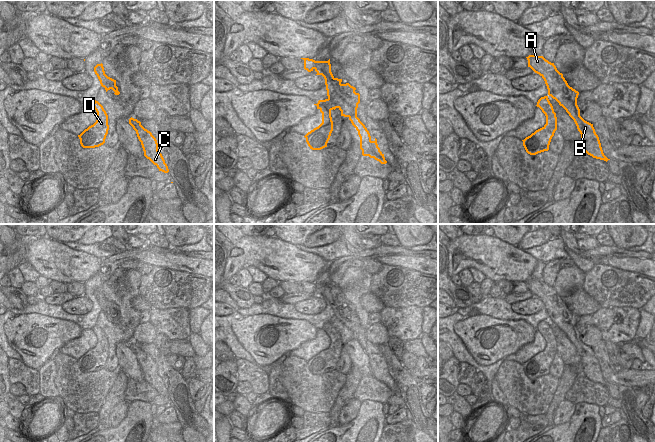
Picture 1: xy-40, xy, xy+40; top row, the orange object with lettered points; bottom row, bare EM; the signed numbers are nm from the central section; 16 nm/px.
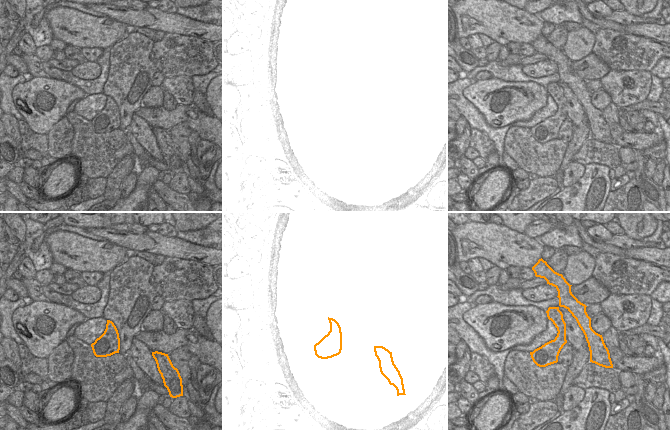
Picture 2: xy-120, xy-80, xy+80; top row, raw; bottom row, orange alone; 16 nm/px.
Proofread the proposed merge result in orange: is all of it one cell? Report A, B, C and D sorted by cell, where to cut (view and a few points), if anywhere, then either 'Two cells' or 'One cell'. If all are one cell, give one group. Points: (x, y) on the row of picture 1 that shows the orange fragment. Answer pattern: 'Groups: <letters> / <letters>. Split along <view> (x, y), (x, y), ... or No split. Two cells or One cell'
Groups: A B C / D. Split along xy (328, 98), (339, 107). Two cells.

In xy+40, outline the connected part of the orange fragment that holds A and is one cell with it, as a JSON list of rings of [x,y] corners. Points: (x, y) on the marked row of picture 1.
[[[529,55],[526,58],[528,67],[544,79],[548,95],[555,99],[574,120],[581,134],[583,151],[593,158],[606,162],[610,160],[603,153],[593,124],[585,121],[580,116],[580,109],[577,105],[579,92],[568,85],[563,74],[557,70],[554,63],[549,62],[543,56]]]

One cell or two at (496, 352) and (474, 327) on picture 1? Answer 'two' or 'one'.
one

